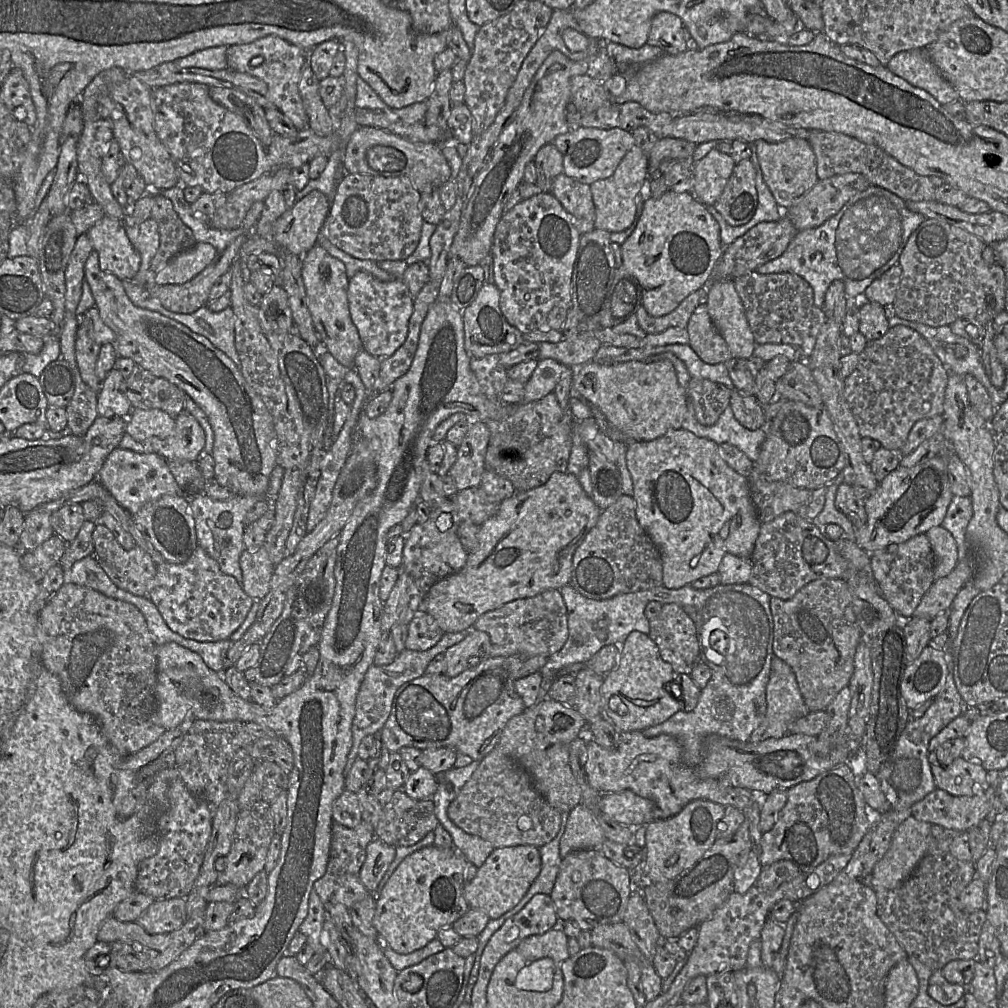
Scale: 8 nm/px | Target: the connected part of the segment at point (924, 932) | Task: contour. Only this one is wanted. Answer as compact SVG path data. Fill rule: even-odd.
M932 824L929 843L923 858L911 876L894 889L875 891L877 915L893 933L908 956L917 958L930 969L941 970L948 962L959 959L977 959L979 938L987 921L985 909L965 912L960 909L960 894L976 877L967 831L957 831Z

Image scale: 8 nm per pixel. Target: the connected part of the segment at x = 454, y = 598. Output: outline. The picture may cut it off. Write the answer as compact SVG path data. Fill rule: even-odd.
M567 471L554 472L545 484L524 492L516 492L511 497L501 501L497 513L479 526L477 550L469 551L467 562L462 570L439 580L429 589L420 604L420 611L431 615L444 633L454 633L473 628L473 624L481 615L498 609L506 603L517 599L530 598L549 589L560 590L570 584L573 555L585 536L596 524L601 512L602 510L596 505L592 497L584 491L577 477Z

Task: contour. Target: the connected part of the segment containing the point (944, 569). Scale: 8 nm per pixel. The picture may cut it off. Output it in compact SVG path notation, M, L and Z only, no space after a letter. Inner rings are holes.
M942 526L933 527L925 535L928 537L934 555L934 579L947 576L958 563L957 544L949 531Z

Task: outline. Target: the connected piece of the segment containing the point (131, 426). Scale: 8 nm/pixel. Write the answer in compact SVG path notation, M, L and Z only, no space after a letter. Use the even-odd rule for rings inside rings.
M132 409L127 418L126 433L138 442L153 436L166 439L174 435L176 420L160 409Z

